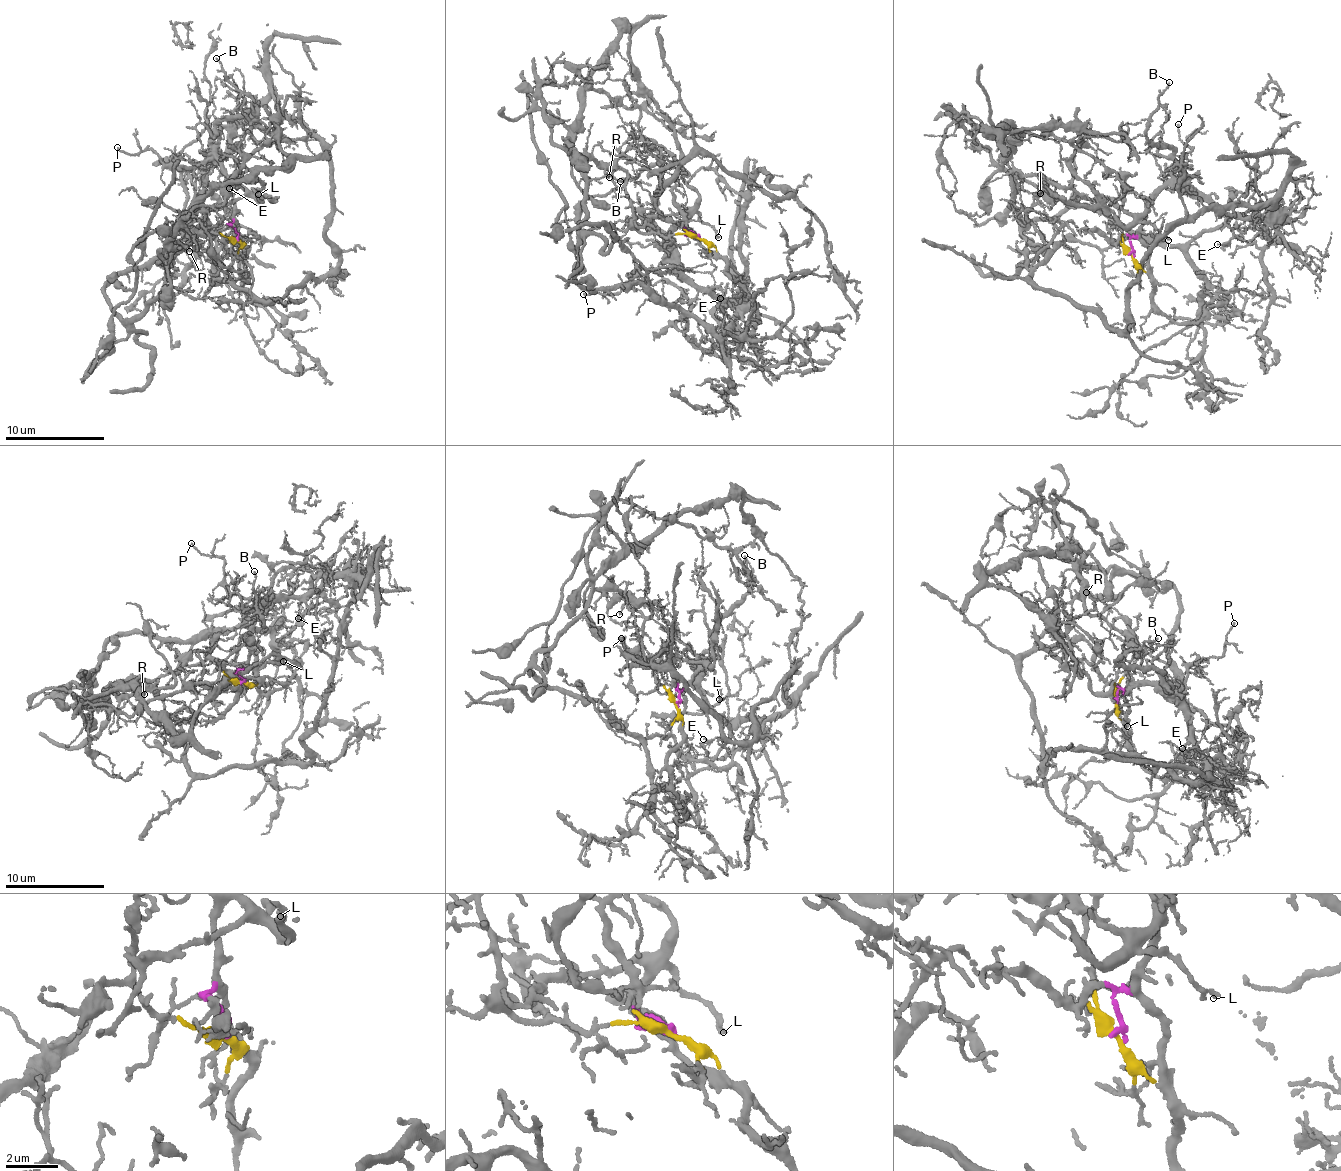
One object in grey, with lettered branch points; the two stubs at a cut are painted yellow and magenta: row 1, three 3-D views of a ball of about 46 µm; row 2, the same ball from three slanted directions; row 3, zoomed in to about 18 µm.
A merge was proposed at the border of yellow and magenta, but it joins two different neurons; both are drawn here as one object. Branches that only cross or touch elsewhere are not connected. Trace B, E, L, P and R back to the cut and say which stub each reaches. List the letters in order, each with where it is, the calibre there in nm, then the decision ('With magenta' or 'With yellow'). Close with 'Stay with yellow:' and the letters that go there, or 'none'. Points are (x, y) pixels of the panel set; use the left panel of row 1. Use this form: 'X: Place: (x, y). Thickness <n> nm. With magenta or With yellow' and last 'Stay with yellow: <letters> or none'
B: Place: (216, 58). Thickness 110 nm. With magenta
E: Place: (229, 188). Thickness 90 nm. With magenta
L: Place: (258, 194). Thickness 190 nm. With magenta
P: Place: (117, 147). Thickness 130 nm. With magenta
R: Place: (189, 251). Thickness 150 nm. With yellow
Stay with yellow: R

